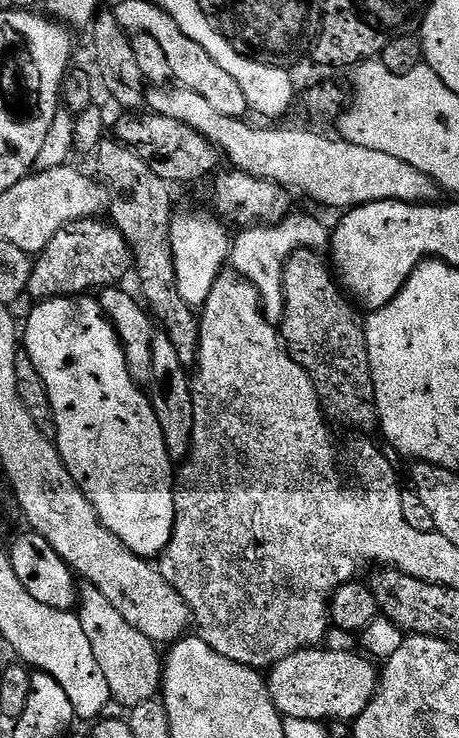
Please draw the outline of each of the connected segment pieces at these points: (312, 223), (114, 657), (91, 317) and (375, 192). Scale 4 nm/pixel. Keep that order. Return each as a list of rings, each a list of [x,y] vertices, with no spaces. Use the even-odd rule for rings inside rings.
[[[290,214],[277,226],[248,226],[237,231],[230,244],[230,264],[240,276],[245,276],[258,290],[260,303],[267,315],[280,318],[284,315],[284,261],[297,248],[324,250],[330,244],[330,232],[321,222],[304,214]]]
[[[81,583],[78,588],[78,615],[82,631],[94,650],[94,662],[110,686],[110,694],[115,703],[125,704],[130,710],[142,702],[153,699],[162,688],[162,652],[158,645],[146,634],[134,630],[114,605],[93,584]]]
[[[61,294],[54,300],[39,301],[35,307],[36,309],[28,316],[28,325],[25,328],[23,325],[22,328],[22,348],[23,351],[24,348],[28,351],[27,363],[32,364],[34,370],[38,370],[38,374],[50,394],[50,406],[56,423],[54,443],[58,451],[60,451],[60,457],[64,459],[64,464],[70,470],[74,482],[79,484],[82,494],[86,494],[90,506],[94,506],[102,526],[106,526],[106,530],[110,530],[110,534],[117,536],[135,556],[159,557],[160,553],[166,550],[174,530],[174,518],[176,517],[176,507],[174,506],[174,461],[168,456],[166,442],[162,438],[162,426],[158,426],[158,418],[152,409],[149,393],[145,389],[143,392],[140,389],[143,387],[130,374],[124,347],[122,347],[119,338],[116,336],[116,327],[105,316],[97,299],[88,294],[82,296]]]
[[[156,86],[147,93],[146,104],[157,116],[175,118],[178,122],[186,122],[202,138],[209,140],[217,148],[225,161],[229,160],[231,167],[237,172],[245,172],[259,180],[269,180],[279,184],[289,193],[301,192],[328,208],[340,208],[347,210],[357,208],[359,204],[370,202],[382,202],[383,200],[401,200],[407,204],[427,204],[441,199],[442,192],[435,180],[426,174],[414,170],[400,158],[394,158],[394,154],[382,154],[382,150],[367,148],[361,144],[352,144],[343,138],[331,140],[328,136],[319,136],[316,132],[307,132],[304,128],[276,128],[280,126],[264,126],[268,128],[255,128],[247,124],[247,119],[238,116],[224,116],[219,110],[214,110],[202,94],[198,94],[189,88],[179,86]]]

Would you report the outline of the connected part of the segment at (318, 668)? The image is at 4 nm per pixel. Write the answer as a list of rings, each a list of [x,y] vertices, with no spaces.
[[[326,646],[303,648],[267,669],[268,690],[285,718],[321,722],[355,722],[378,691],[378,668],[355,651],[335,652]]]

